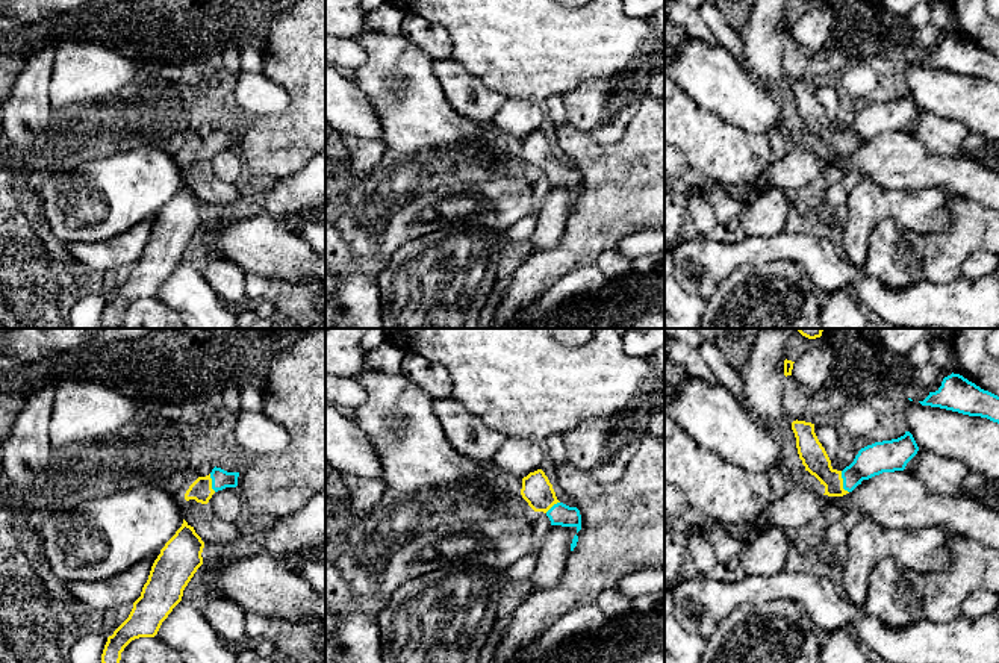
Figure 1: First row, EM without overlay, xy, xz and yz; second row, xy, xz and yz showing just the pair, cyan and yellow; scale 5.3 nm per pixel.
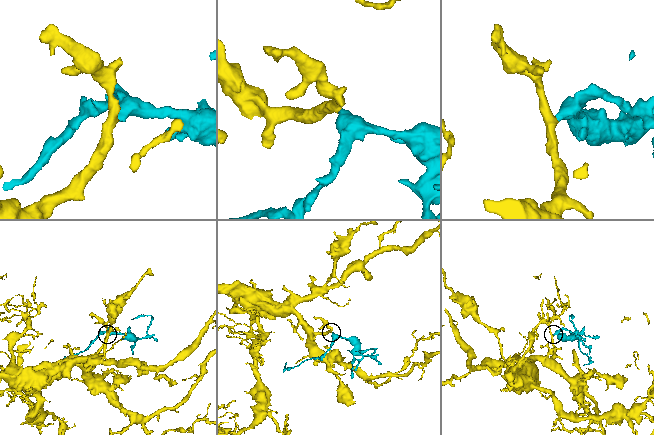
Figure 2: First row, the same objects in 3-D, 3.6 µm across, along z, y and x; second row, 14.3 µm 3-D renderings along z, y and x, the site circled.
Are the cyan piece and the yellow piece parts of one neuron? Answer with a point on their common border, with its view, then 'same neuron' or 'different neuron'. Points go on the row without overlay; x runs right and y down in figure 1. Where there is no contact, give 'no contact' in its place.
yz (843, 143) | same neuron

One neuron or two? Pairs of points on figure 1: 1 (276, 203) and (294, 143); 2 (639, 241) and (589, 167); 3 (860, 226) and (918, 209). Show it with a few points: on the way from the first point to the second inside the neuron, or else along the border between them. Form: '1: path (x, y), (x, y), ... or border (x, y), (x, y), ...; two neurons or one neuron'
1: border (309, 158), (295, 171), (279, 179); two neurons
2: border (648, 229), (627, 233), (613, 247); two neurons
3: path (874, 212), (877, 209), (904, 209); one neuron

